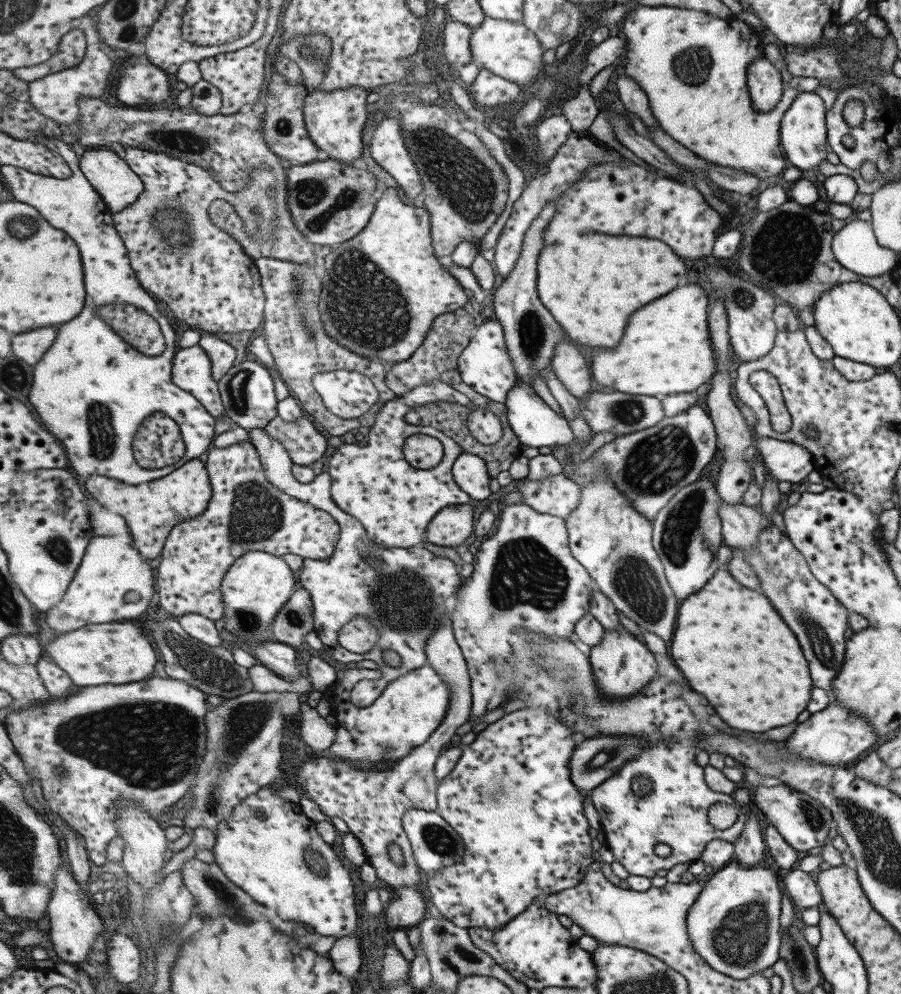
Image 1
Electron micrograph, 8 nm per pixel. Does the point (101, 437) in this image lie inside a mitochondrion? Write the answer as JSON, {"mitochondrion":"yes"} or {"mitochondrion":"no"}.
{"mitochondrion":"yes"}

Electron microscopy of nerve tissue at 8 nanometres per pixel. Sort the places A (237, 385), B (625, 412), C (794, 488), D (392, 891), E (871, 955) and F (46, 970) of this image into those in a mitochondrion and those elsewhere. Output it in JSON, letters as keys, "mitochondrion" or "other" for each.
{"A":"mitochondrion","B":"mitochondrion","C":"other","D":"other","E":"other","F":"other"}

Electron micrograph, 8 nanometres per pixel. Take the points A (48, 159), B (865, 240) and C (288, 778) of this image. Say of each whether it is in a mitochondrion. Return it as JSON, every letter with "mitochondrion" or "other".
{"A":"other","B":"other","C":"other"}

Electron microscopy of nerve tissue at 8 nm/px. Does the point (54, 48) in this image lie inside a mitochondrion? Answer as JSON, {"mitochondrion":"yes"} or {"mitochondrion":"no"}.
{"mitochondrion":"no"}

